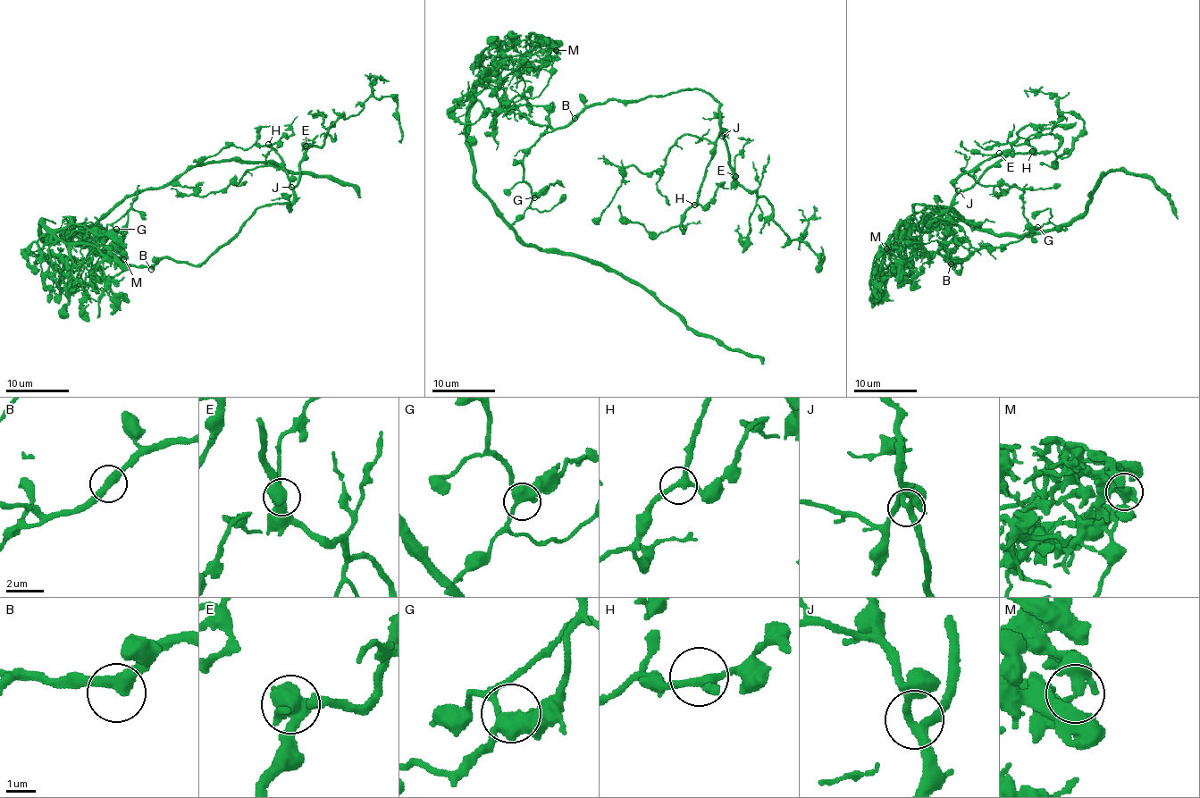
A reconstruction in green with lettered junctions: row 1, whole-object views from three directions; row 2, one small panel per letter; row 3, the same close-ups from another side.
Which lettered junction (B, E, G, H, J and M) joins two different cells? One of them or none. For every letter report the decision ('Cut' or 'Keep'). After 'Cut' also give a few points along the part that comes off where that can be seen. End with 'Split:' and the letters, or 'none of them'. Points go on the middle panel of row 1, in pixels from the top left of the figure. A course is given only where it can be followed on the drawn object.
B: Keep
E: Keep
G: Keep
H: Keep
J: Keep
M: Cut. Course of the part to remove: (556, 51), (513, 104), (530, 120), (702, 89), (733, 179), (820, 268), (820, 247)
Split: M

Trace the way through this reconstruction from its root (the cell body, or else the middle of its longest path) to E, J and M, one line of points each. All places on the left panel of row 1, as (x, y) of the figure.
E: (150, 265), (163, 256), (201, 265), (216, 253), (258, 208), (282, 203), (289, 211), (306, 146)
J: (150, 265), (163, 256), (194, 265), (204, 264), (258, 208), (282, 203), (289, 211), (294, 199), (291, 187)
M: (150, 265), (127, 266), (104, 280), (93, 271), (87, 256), (108, 249), (121, 252), (123, 258)

